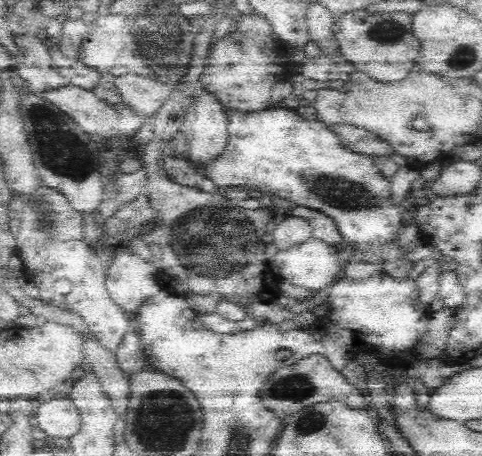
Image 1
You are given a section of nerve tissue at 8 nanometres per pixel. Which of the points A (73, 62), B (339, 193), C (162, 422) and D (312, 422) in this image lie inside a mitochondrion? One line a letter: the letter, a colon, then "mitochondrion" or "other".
A: other
B: mitochondrion
C: mitochondrion
D: mitochondrion

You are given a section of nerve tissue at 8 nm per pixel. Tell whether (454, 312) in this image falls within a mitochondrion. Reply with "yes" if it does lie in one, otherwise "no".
no

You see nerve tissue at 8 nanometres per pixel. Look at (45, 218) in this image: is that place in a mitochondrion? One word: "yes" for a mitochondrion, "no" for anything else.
yes

